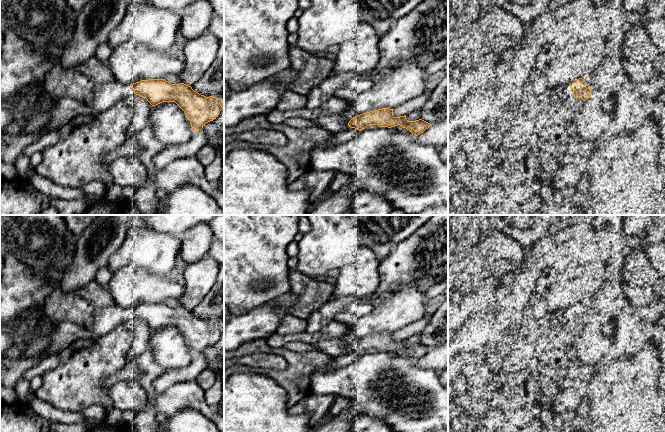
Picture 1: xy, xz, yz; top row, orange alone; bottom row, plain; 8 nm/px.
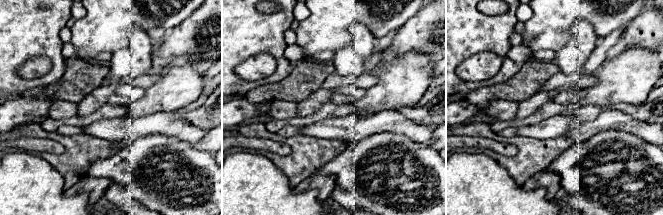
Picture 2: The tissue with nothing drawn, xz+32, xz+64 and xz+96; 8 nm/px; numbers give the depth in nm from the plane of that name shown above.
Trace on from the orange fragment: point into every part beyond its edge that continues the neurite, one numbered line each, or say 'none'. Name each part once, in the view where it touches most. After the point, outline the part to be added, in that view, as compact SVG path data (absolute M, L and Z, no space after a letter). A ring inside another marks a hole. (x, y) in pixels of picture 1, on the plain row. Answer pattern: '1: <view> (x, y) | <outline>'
1: xy (107, 318) | M115 304L95 311L91 329L80 323L63 321L57 327L44 351L36 357L46 358L59 353L79 339L98 339L112 331L120 323L130 322L133 318L134 314L129 308L122 308Z

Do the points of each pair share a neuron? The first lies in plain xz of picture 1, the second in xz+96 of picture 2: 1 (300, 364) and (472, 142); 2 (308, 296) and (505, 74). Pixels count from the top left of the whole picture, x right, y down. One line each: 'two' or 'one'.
1: two
2: two

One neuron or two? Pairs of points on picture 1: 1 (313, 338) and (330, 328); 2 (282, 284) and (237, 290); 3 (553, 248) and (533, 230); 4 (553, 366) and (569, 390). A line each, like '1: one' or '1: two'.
1: one
2: one
3: two
4: two

